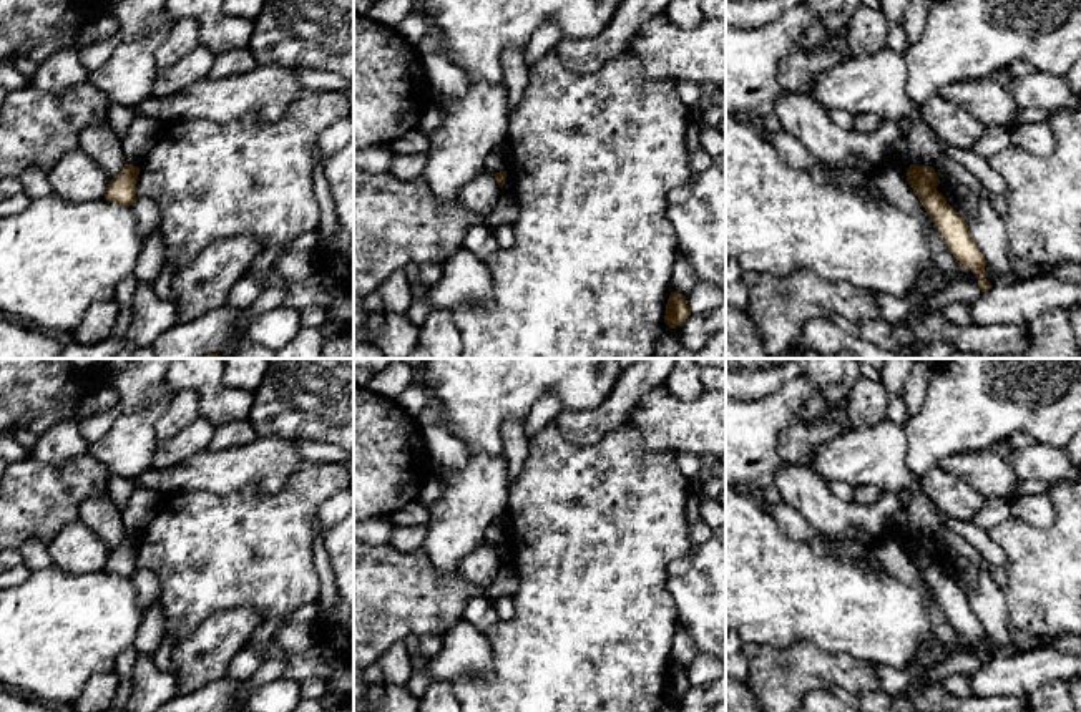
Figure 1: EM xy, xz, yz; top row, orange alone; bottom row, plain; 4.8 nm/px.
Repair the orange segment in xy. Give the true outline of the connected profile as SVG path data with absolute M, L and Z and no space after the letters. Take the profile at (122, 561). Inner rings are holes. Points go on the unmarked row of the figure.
M125 536L116 549L113 549L106 559L105 571L118 576L131 578L136 569L136 551L139 539Z

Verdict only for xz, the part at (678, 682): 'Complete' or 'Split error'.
Complete

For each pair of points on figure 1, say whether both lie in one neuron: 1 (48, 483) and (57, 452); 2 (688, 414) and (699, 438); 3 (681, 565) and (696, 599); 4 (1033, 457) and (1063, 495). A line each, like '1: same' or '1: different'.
1: different
2: same
3: different
4: different

